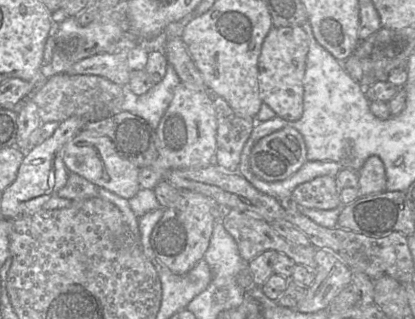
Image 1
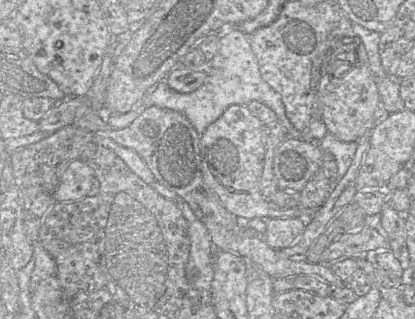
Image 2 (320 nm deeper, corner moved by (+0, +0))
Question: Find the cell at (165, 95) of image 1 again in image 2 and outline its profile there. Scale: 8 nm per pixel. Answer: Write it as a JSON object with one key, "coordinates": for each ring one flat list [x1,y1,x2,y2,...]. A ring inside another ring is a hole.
{"coordinates":[[231,31,223,35,219,39,217,53,206,62,206,78,203,84,193,92,180,93,171,89,164,81,158,83,156,87,149,92,149,94,143,99,139,108,145,109,148,107,166,108,175,111,179,111,186,115,193,127,199,132,203,132,211,123,216,121,225,110,231,105,246,105,250,101,258,101,270,109,272,109,279,118,280,123,284,128,288,130,290,134,293,134,296,138,300,135,304,138,312,138,306,135,303,131,298,131,288,120,285,113,285,106,282,101,281,95,276,92,267,82,265,82,261,76,257,59,251,49,249,37,245,33,238,31]]}

